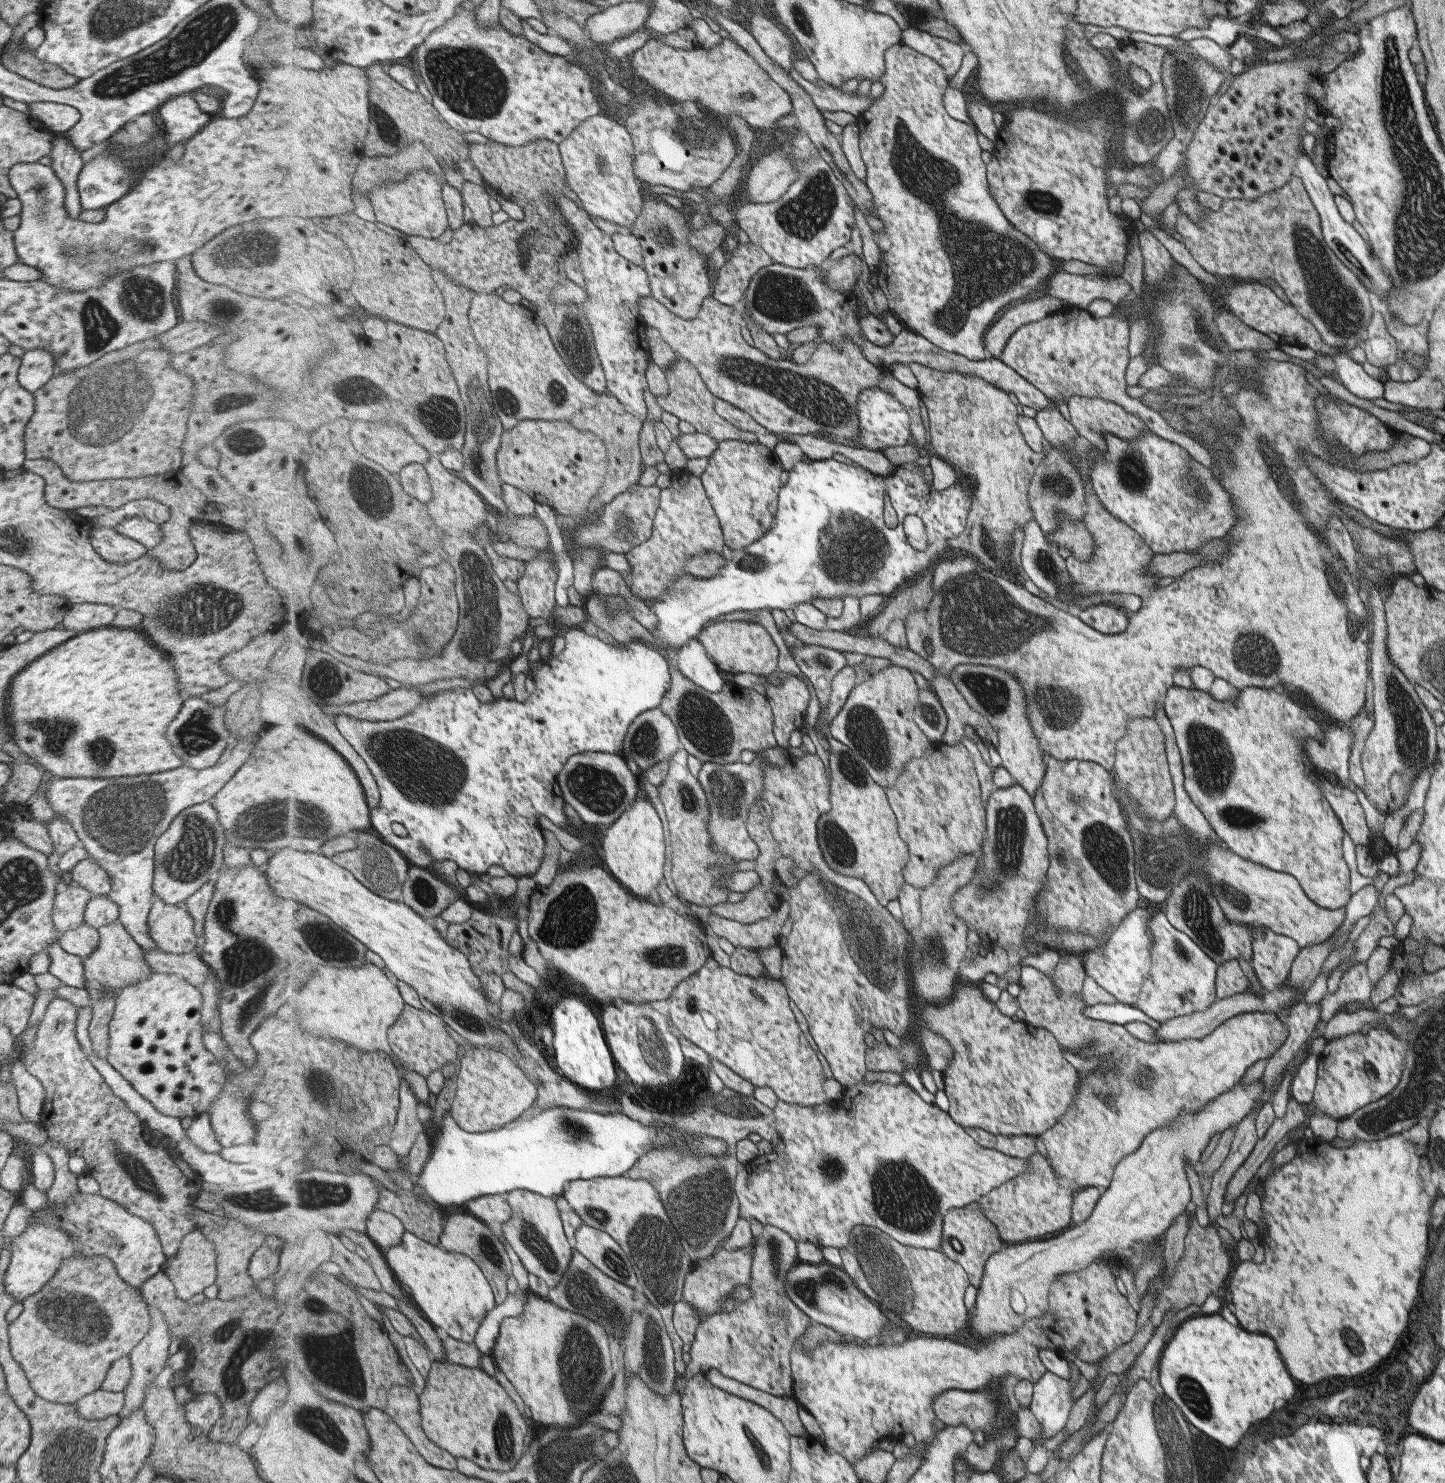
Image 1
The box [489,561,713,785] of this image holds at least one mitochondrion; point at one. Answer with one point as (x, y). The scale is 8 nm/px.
(645, 744)

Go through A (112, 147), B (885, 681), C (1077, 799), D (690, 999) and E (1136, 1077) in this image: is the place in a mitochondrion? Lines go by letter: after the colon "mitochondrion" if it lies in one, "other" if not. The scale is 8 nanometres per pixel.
A: other
B: other
C: mitochondrion
D: mitochondrion
E: mitochondrion

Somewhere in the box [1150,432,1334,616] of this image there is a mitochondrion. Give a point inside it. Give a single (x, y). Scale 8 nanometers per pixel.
(1284, 480)

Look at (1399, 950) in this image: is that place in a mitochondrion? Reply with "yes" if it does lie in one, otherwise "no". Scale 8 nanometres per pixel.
no

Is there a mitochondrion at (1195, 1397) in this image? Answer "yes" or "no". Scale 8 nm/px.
yes

